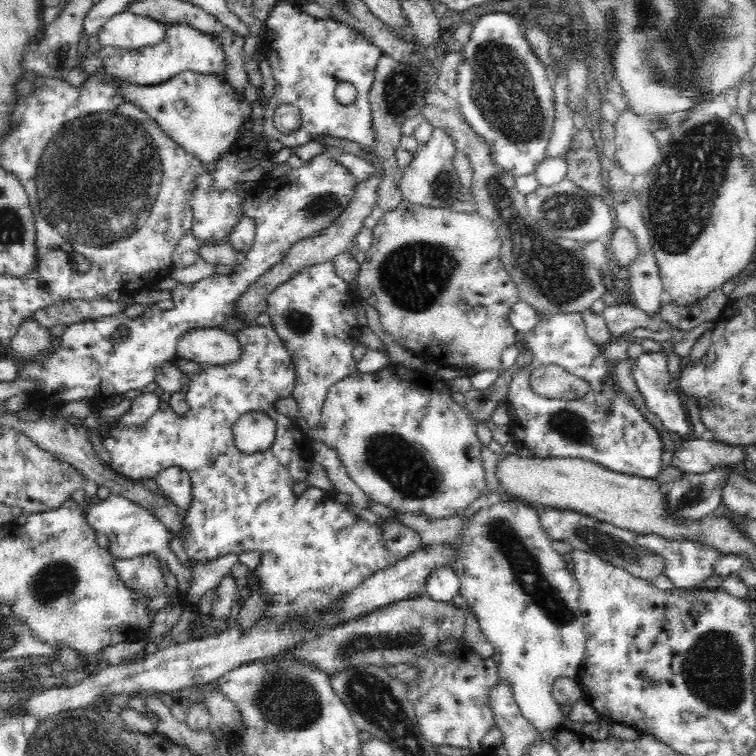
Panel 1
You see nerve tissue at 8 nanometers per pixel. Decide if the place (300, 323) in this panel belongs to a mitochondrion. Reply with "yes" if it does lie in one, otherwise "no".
yes

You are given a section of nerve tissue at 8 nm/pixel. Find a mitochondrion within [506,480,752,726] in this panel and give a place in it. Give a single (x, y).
(712, 666)

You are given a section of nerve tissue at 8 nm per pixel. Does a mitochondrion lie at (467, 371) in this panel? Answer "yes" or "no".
no

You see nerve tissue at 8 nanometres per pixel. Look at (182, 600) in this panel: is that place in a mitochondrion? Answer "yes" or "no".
no

